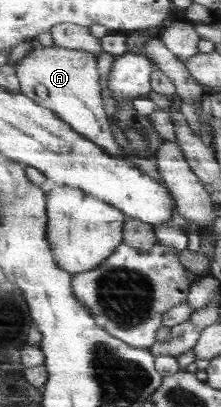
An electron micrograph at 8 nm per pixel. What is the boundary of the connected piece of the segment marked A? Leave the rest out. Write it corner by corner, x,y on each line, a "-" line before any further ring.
53,44
50,47
34,45
20,59
16,71
21,83
21,93
37,104
56,112
61,120
70,124
77,132
101,146
112,157
121,157
121,146
115,142
113,128
109,124
112,116
105,112
101,94
99,55
82,50
71,50

